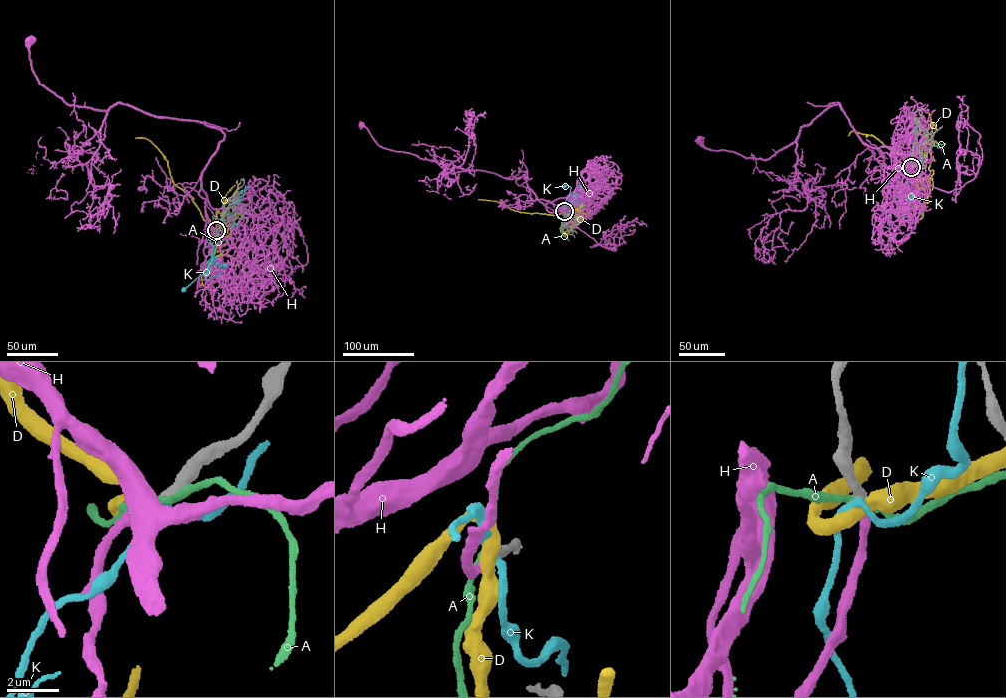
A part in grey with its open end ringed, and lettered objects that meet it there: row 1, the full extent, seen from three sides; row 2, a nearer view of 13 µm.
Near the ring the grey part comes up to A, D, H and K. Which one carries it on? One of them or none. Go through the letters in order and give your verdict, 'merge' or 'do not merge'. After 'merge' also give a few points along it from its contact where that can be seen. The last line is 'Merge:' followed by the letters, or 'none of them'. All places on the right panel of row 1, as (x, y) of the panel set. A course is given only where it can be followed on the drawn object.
A: do not merge
D: do not merge
H: merge | via (911, 167), (906, 178), (904, 154), (863, 143), (838, 103), (766, 160), (713, 150), (700, 140)
K: do not merge
Merge: H

